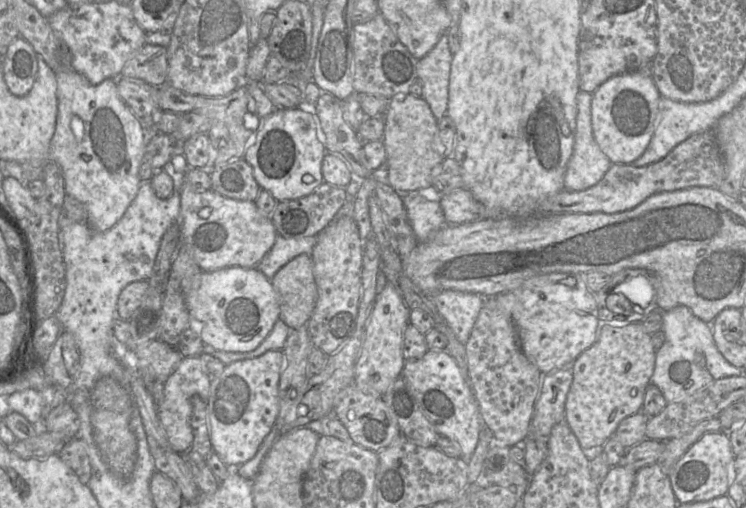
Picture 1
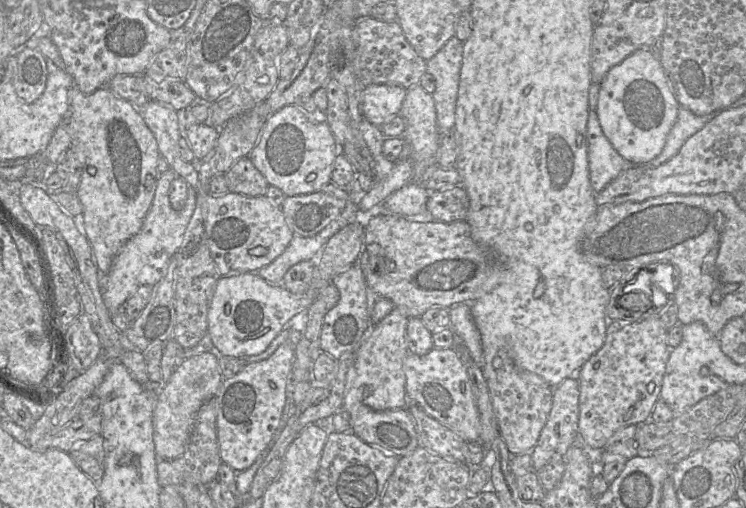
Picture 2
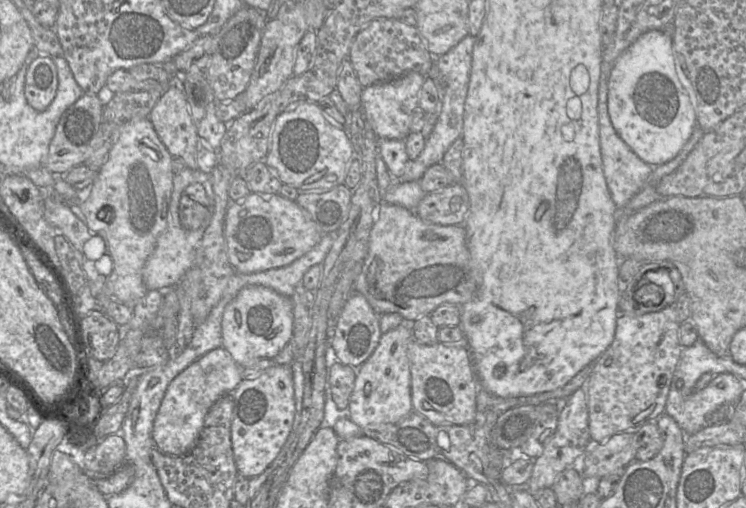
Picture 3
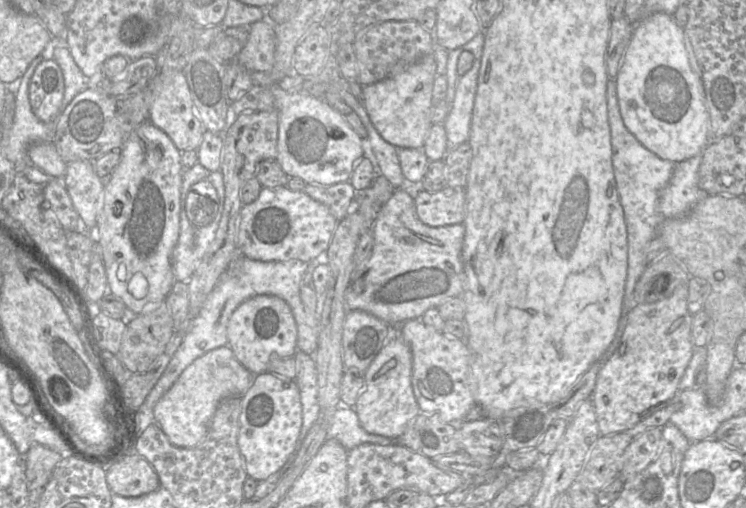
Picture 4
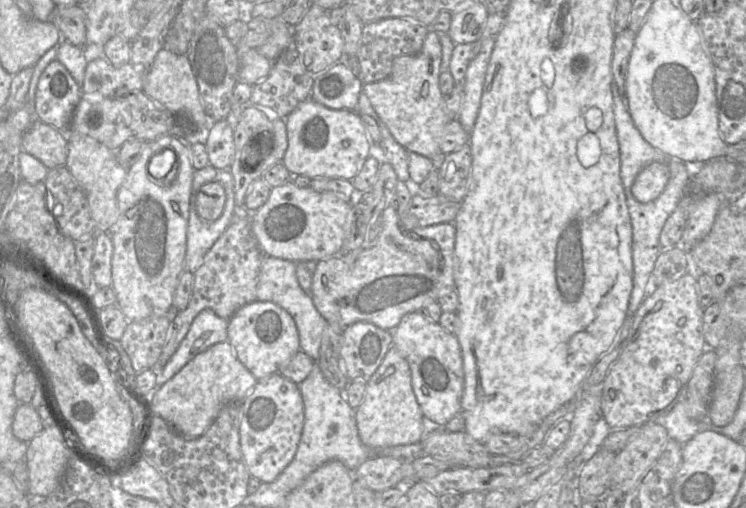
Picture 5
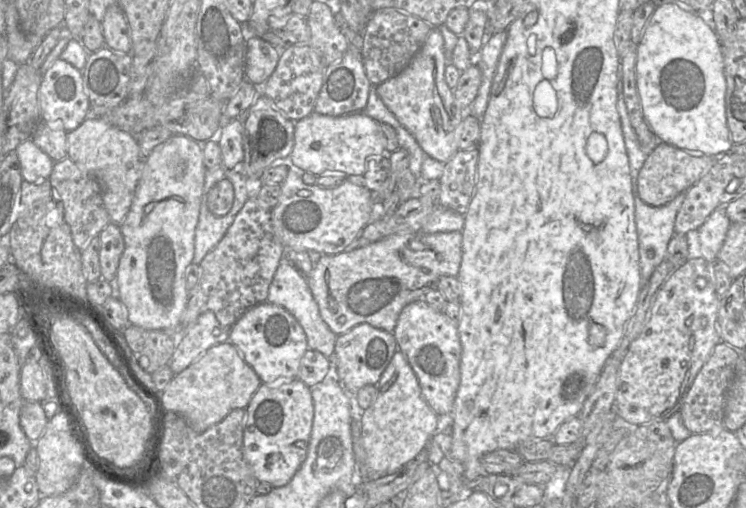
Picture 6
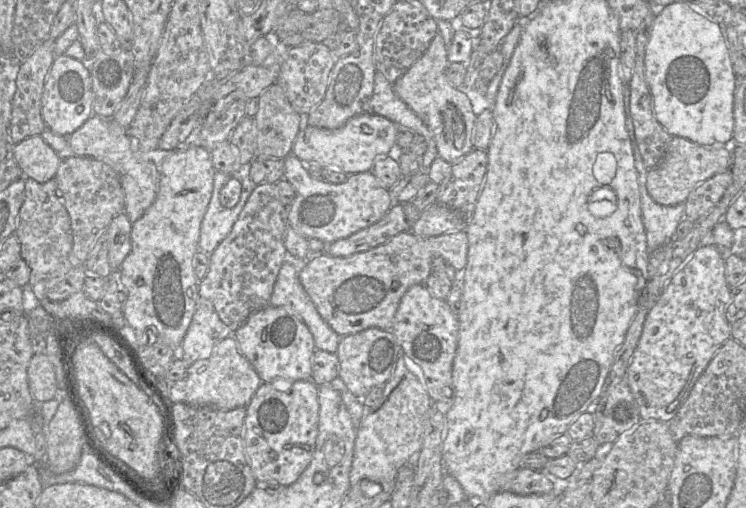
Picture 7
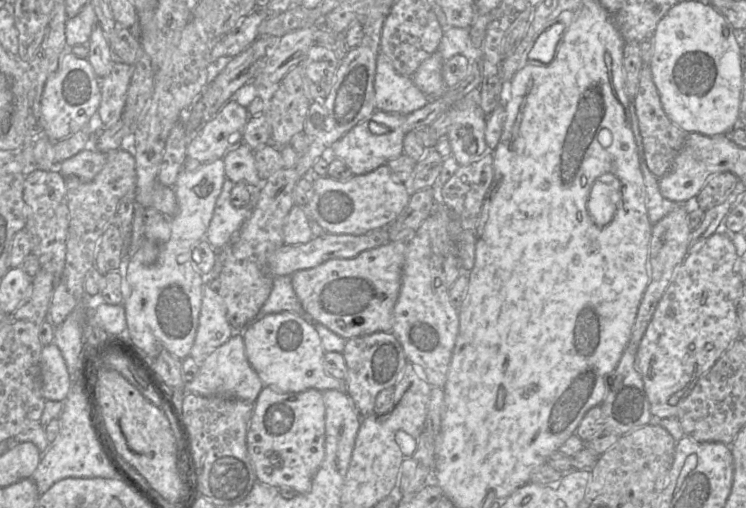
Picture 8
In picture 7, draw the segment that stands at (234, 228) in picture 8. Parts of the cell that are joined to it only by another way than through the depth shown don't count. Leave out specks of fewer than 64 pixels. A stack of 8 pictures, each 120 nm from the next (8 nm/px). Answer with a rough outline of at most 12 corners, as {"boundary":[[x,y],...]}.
{"boundary":[[214,175],[213,192],[200,226],[199,250],[211,254],[229,235],[256,186],[239,180],[234,208],[220,204],[230,178]]}

